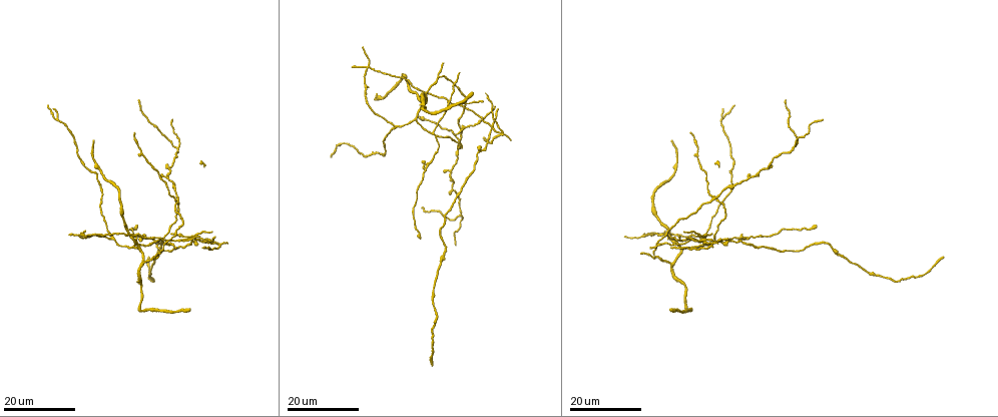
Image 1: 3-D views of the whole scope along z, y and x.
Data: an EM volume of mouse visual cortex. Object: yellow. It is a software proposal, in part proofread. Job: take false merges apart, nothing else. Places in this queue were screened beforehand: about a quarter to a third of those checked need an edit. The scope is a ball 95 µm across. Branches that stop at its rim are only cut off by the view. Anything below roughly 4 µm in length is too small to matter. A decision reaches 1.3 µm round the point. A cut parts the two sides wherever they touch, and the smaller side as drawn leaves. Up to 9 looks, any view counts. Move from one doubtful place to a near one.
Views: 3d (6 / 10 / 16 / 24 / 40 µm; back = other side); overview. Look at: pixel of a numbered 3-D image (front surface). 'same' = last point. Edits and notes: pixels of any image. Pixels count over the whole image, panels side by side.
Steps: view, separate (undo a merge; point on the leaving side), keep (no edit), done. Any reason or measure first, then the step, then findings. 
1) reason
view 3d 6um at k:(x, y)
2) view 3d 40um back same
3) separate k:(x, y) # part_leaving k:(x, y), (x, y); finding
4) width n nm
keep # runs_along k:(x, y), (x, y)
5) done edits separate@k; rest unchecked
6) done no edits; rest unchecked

arms part here
view 3d 24um at 1:(396, 129)

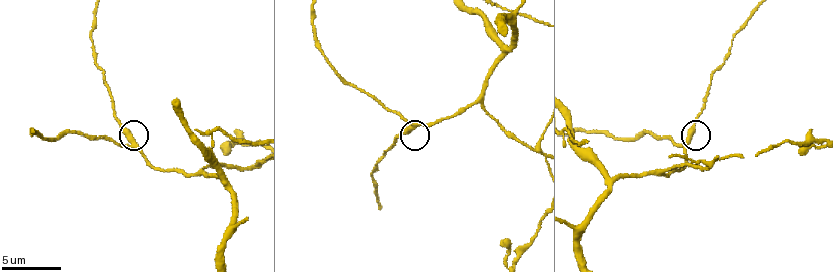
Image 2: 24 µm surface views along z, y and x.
view 3d 10um at 2:(688, 136)

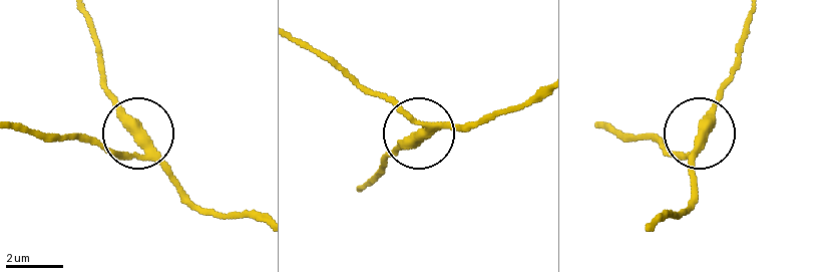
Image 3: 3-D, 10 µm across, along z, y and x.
width 310 nm
keep # runs_along 3:(298, 38), (420, 131), (380, 165); continuous, no second neuron

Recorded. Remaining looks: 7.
three-way junction
view 3d 6um at 2:(199, 170)

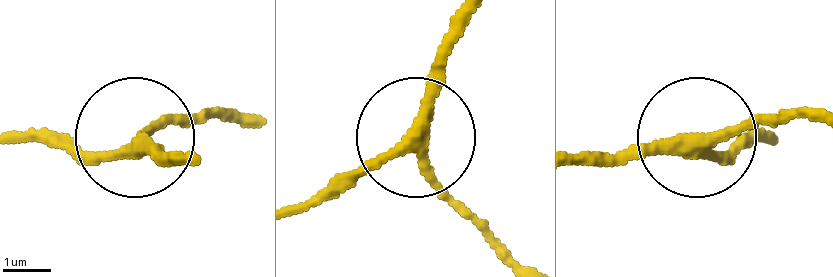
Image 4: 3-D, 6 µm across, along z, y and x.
width 260 nm
keep # runs_along 4:(771, 136), (727, 149), (707, 141), (815, 112); continuous, no second neuron

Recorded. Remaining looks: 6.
two arms at a narrow angle
view 3d 16um at 1:(645, 234)

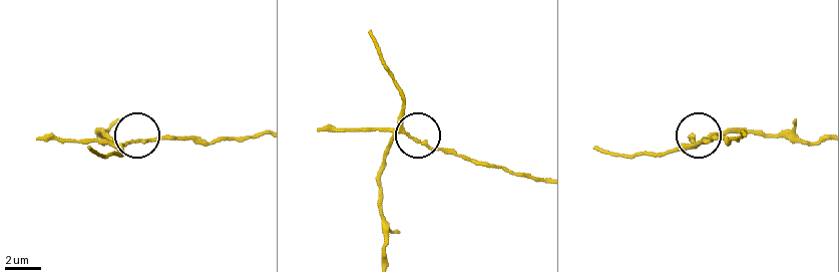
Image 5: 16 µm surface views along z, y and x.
view 3d 6um at 5:(699, 141)

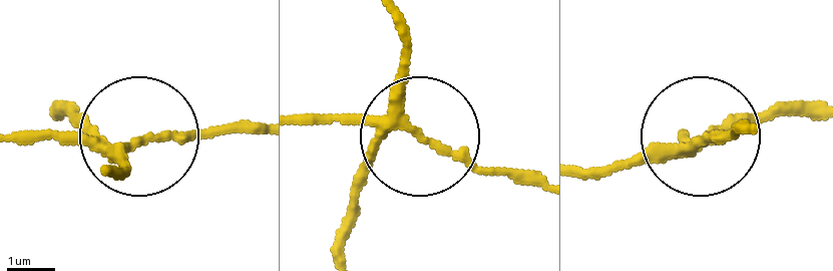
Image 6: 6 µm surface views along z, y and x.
separate 6:(168, 132) # part_leaving 6:(110, 153), (262, 129); two neurons meet here

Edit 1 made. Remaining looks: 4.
view overview

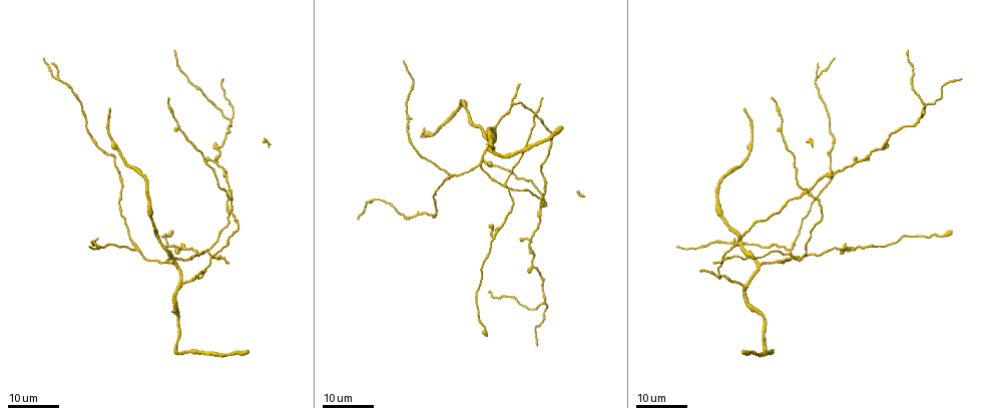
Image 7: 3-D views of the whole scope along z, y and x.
calibre changes
view 3d 24um at 7:(531, 247)

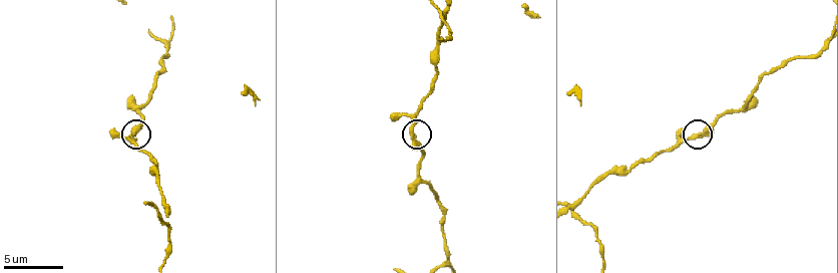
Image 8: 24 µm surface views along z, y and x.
view 3d 6um at 8:(410, 130)

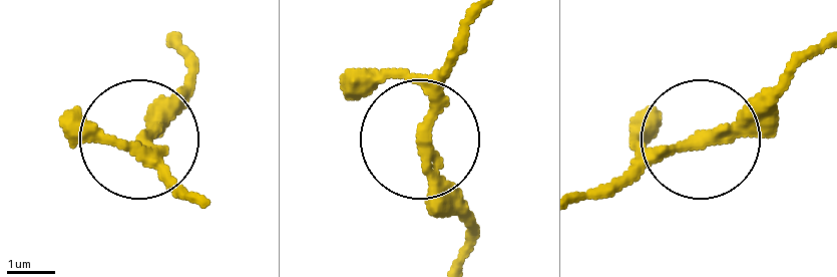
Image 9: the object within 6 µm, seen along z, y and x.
keep # all the same neuron

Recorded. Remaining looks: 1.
done edits separate@6; rest unchecked

